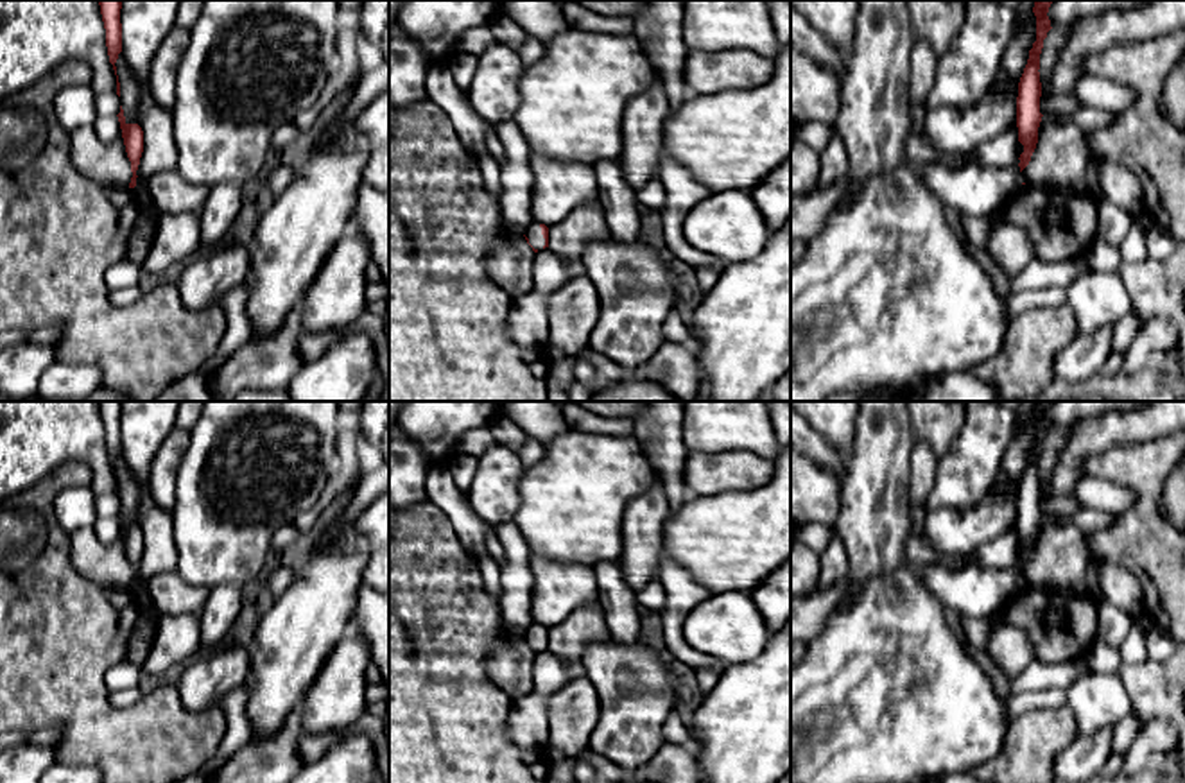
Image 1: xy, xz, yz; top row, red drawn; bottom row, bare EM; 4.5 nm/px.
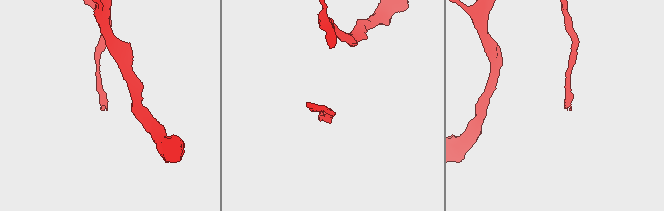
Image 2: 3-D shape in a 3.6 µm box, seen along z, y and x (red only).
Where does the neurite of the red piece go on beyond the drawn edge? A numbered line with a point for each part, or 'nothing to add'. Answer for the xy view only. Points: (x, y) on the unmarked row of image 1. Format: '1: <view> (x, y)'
1: xy (142, 635)

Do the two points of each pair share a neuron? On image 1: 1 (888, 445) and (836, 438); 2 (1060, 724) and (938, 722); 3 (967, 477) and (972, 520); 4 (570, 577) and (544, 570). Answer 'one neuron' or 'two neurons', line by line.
1: two neurons
2: two neurons
3: two neurons
4: one neuron

